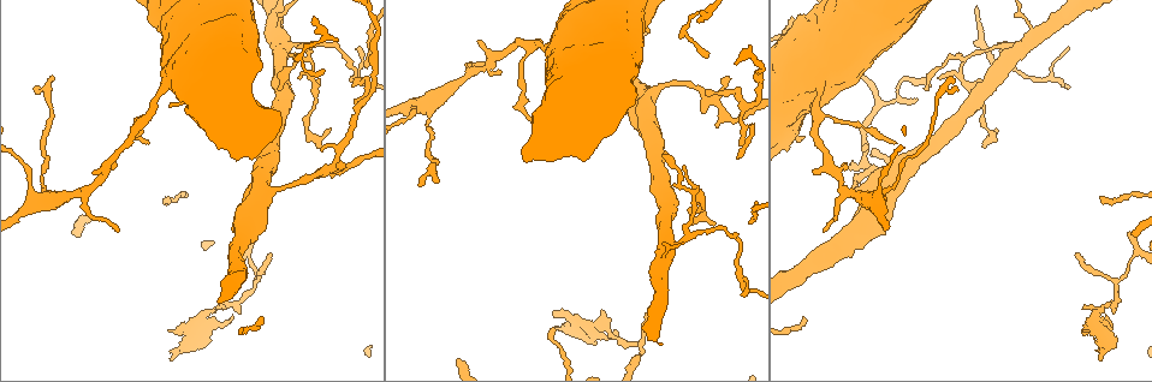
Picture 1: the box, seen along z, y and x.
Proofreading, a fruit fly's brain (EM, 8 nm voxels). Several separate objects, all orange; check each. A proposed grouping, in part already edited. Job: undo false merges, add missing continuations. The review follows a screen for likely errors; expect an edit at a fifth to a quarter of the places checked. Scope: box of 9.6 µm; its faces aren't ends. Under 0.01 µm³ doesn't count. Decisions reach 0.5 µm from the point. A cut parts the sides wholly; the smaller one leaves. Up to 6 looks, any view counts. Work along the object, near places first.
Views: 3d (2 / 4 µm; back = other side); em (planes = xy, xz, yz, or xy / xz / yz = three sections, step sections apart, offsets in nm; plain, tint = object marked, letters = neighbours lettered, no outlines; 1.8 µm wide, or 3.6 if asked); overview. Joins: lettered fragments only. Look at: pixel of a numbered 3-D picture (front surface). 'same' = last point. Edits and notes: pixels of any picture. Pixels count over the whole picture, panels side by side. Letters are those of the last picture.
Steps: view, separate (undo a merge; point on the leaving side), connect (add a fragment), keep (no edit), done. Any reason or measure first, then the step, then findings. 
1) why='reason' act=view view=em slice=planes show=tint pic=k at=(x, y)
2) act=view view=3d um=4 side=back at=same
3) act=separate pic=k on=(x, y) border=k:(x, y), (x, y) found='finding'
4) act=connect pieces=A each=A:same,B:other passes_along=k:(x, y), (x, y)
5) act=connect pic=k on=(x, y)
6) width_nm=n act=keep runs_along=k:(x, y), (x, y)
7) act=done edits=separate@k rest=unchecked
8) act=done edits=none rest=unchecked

why='a fork' act=view view=em slice=planes show=tint pic=1 at=(869, 171)

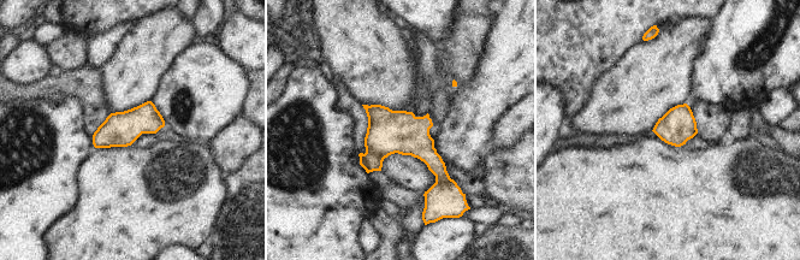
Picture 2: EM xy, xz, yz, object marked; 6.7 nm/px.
why='see the neighbours' act=view view=em slice=planes show=letters at=same

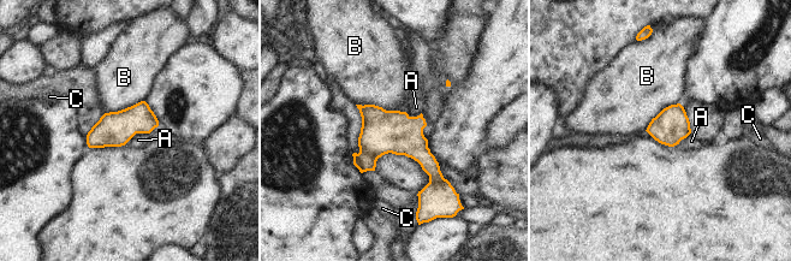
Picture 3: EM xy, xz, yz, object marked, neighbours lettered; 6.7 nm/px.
act=keep each=A:other,B:other,C:other border=3:(148, 132), (136, 132), (125, 143) found='continuous, no second neuron'

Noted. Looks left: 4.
why='two arms in line, one across' act=view view=3d um=2 pic=1 at=(363, 104)

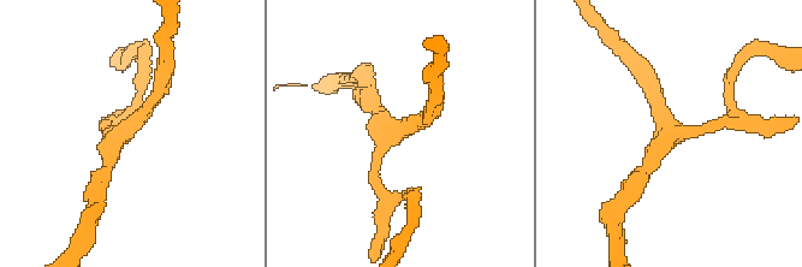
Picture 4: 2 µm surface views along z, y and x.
why='shape alone is not enough' act=view view=em slice=planes show=letters pic=4 at=(669, 133)

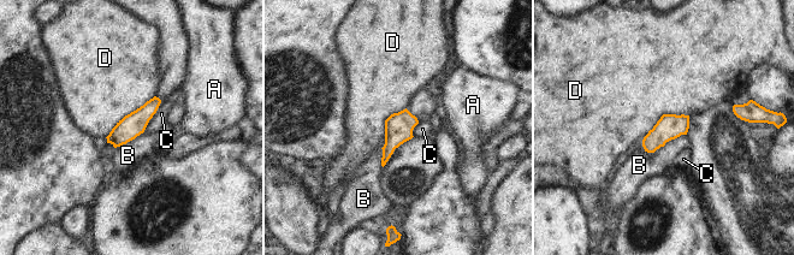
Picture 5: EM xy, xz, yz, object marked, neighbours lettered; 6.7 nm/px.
act=keep each=A:other,B:other,C:other,D:other runs_along=5:(156, 101), (132, 125), (110, 140) found='one neuron here'

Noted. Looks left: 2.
why='thin end' act=view view=em slice=xy step=4 show=letters pic=1 at=(476, 41)

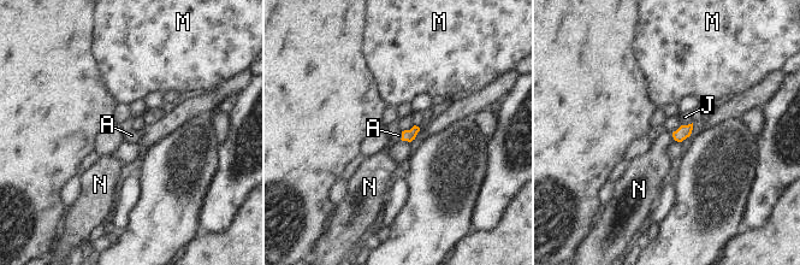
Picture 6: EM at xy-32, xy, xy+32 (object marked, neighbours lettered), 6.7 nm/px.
why='another direction' act=view view=em slice=planes show=letters at=same

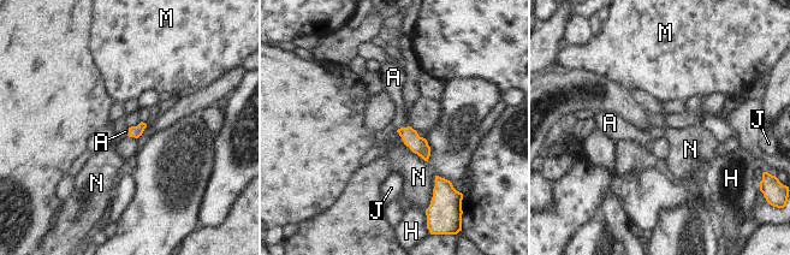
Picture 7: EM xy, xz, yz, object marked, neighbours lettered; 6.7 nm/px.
act=connect pieces=A each=A:same,H:other,J:other,M:other,N:other passes_along=7:(417, 144), (402, 128), (402, 120) found='the neuron continues'

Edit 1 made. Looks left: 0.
act=done edits=connect@7 rest=unchecked

